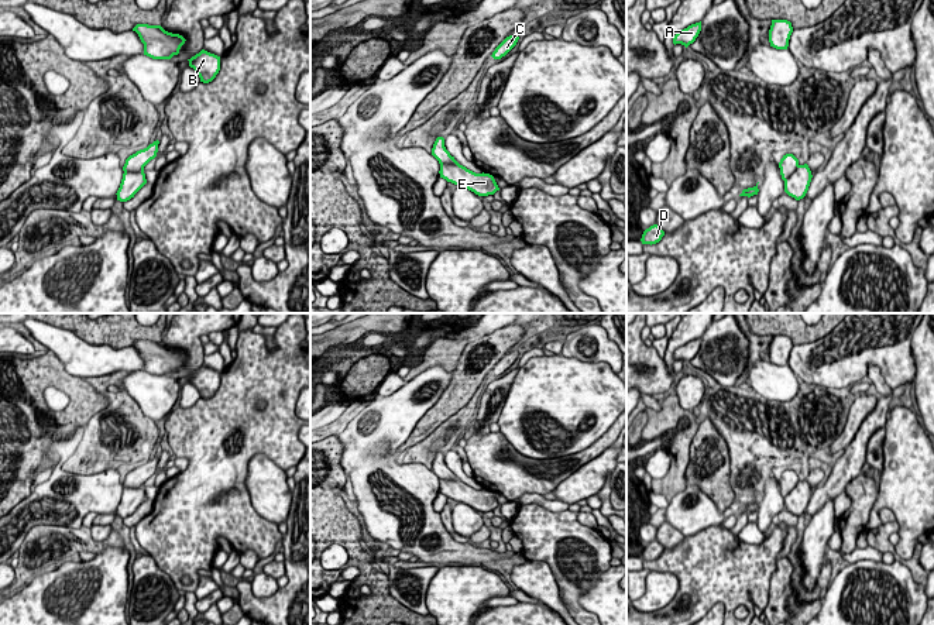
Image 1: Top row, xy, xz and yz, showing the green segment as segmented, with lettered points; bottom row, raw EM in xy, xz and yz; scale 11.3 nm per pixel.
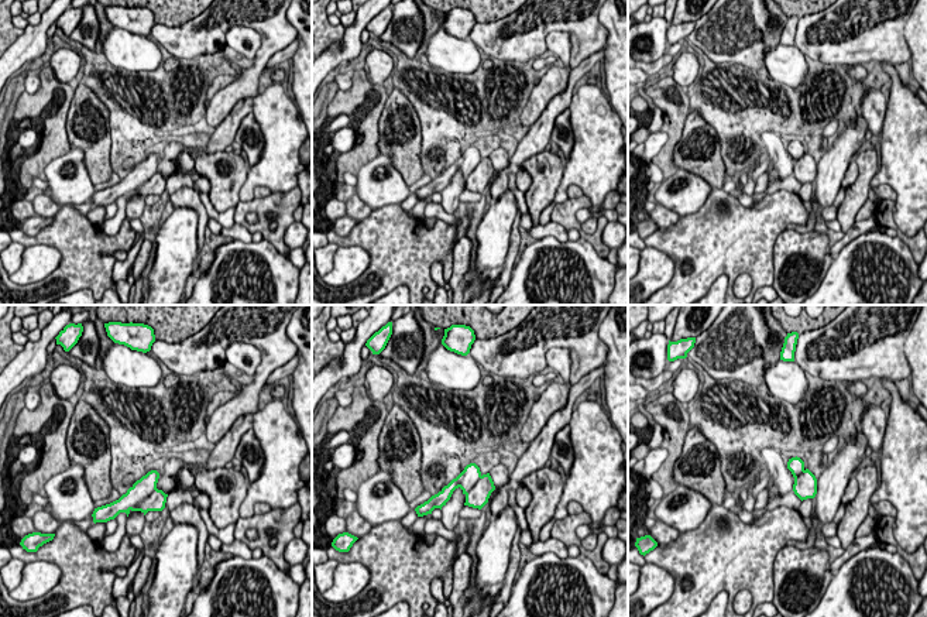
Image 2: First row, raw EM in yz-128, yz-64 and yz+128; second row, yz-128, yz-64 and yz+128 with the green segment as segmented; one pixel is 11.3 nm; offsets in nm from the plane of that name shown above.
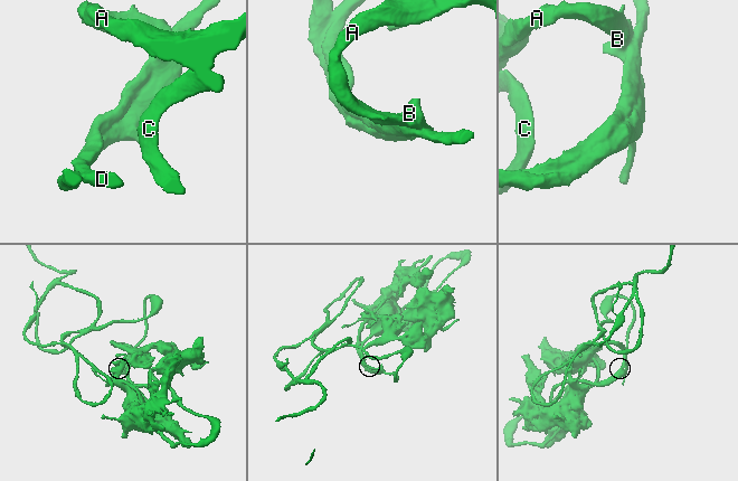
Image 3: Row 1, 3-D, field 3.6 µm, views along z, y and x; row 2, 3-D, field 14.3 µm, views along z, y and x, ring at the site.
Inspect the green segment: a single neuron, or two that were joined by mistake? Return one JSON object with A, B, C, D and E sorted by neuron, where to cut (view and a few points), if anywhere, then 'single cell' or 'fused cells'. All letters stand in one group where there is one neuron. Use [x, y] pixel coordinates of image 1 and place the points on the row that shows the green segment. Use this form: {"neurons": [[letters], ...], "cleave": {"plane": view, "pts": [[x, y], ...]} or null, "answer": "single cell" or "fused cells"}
{"neurons": [["A", "B", "C", "D", "E"]], "cleave": null, "answer": "single cell"}

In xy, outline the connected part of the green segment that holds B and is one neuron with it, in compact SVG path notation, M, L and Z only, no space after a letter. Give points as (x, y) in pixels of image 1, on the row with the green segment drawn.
M205 49L188 61L189 66L198 72L200 82L203 83L212 82L220 71L220 56Z

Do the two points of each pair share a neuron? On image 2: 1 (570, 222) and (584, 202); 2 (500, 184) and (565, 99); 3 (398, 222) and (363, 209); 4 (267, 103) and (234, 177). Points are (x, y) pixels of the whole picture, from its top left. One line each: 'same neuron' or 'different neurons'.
1: same neuron
2: same neuron
3: different neurons
4: different neurons

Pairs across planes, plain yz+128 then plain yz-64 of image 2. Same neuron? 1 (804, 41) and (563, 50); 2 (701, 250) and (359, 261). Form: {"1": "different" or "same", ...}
{"1": "different", "2": "different"}

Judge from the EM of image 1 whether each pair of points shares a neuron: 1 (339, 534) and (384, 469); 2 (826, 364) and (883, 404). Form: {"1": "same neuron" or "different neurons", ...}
{"1": "different neurons", "2": "different neurons"}

